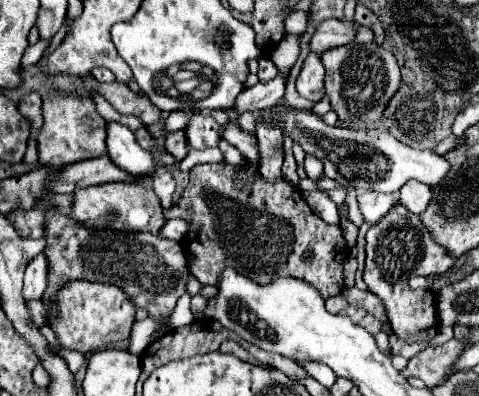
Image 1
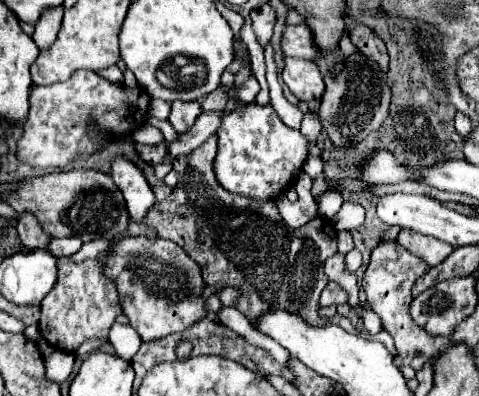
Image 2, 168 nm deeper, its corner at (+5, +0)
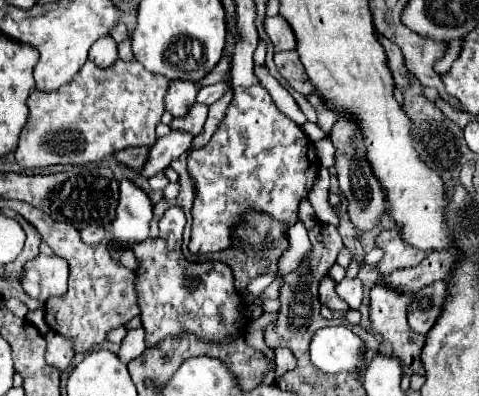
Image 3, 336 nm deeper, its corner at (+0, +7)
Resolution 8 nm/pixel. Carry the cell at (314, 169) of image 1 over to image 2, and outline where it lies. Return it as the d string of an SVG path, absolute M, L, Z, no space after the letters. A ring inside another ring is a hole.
M246 104L242 108L226 112L222 118L222 126L218 128L218 154L214 160L214 172L218 182L228 192L268 200L278 194L278 190L282 190L282 184L288 184L288 170L292 174L298 172L306 156L308 140L304 140L300 130L292 130L282 124L272 106Z

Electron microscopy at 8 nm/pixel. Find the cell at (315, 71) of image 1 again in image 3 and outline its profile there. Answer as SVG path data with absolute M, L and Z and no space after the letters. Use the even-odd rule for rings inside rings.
M297 51L275 53L273 61L275 61L275 65L277 65L277 71L287 79L287 83L289 83L297 93L301 93L301 95L315 93L313 85L307 81L307 75L305 75L305 69L301 67L301 61L299 61Z

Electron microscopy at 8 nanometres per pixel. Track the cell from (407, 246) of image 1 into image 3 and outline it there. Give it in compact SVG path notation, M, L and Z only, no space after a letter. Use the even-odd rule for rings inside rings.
M381 281L371 289L371 329L379 333L385 341L391 343L393 347L393 357L399 357L405 369L411 369L413 373L423 373L421 365L421 349L425 345L425 335L413 333L407 325L407 305L411 303L413 295L401 295L393 293L393 289L385 287Z

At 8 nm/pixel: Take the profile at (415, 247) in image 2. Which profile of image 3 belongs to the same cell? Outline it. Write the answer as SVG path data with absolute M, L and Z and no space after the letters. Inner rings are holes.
M389 229L389 231L381 231L375 239L375 247L383 249L383 259L379 261L377 269L379 269L379 275L389 275L393 273L395 269L403 269L403 267L413 267L417 265L425 253L407 245L399 231L397 229Z

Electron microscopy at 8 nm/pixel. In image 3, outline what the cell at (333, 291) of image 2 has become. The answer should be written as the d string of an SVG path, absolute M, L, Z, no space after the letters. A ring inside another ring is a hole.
M325 277L319 285L319 301L321 305L333 309L333 311L347 311L349 305L345 301L341 301L335 293L335 281L331 277Z

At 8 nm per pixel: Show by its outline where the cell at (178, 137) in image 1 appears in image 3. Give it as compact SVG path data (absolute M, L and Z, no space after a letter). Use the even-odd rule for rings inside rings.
M129 147L129 149L123 149L123 151L117 151L113 157L117 163L129 167L129 169L141 169L147 161L147 155L149 155L149 149L147 147Z

